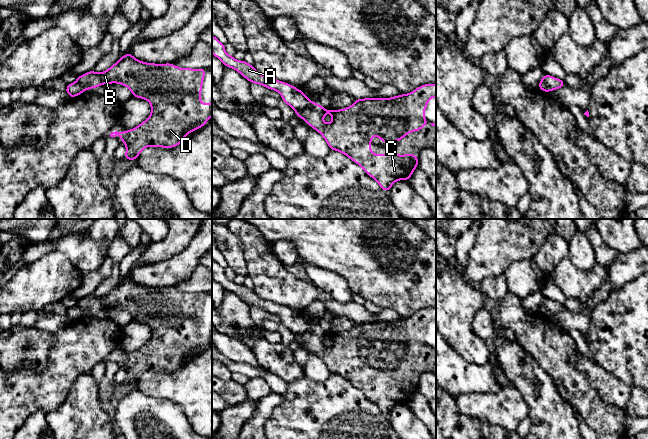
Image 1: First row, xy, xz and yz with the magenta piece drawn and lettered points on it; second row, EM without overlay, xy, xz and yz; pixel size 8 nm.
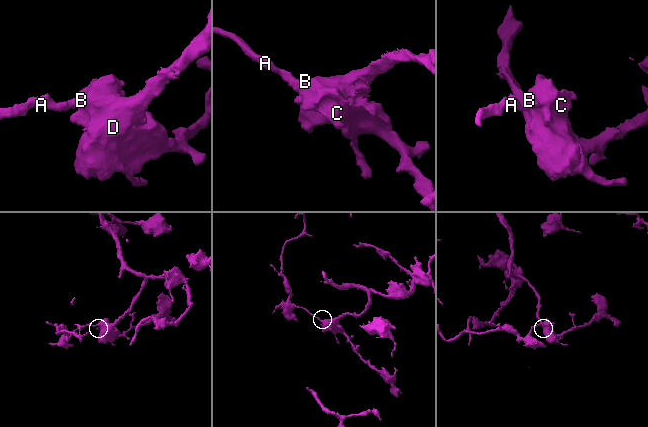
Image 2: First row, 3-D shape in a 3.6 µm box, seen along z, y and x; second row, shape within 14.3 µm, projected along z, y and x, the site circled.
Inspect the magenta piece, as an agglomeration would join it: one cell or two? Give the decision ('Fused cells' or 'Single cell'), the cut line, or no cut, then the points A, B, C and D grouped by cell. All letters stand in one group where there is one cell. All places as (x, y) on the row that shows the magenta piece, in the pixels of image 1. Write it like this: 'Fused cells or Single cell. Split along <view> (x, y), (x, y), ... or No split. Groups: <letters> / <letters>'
Fused cells. Split along xz (312, 103), (296, 111). Groups: A / B C D

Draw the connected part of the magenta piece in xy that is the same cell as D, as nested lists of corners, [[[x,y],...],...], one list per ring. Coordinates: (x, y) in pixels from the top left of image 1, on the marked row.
[[[130,52],[102,73],[93,70],[80,75],[77,82],[86,89],[99,87],[101,84],[119,83],[128,87],[132,96],[146,99],[151,103],[151,115],[139,126],[130,131],[112,132],[110,137],[121,135],[120,140],[126,144],[124,159],[135,161],[140,152],[149,146],[173,148],[183,142],[184,137],[201,127],[212,117],[212,102],[200,102],[200,95],[205,69],[183,69],[174,64],[153,64],[141,62]]]

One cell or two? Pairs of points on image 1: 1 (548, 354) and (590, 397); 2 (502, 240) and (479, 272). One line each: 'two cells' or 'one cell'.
1: one cell
2: one cell

